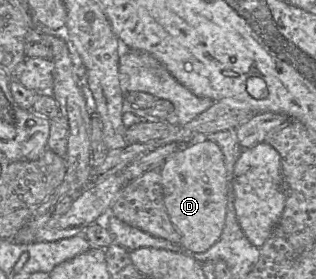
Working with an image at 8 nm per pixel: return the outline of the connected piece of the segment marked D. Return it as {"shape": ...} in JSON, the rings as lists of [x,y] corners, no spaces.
{"shape":[[[205,137],[184,145],[160,167],[164,203],[169,218],[181,236],[180,245],[202,253],[220,238],[227,213],[227,172],[219,145]]]}

